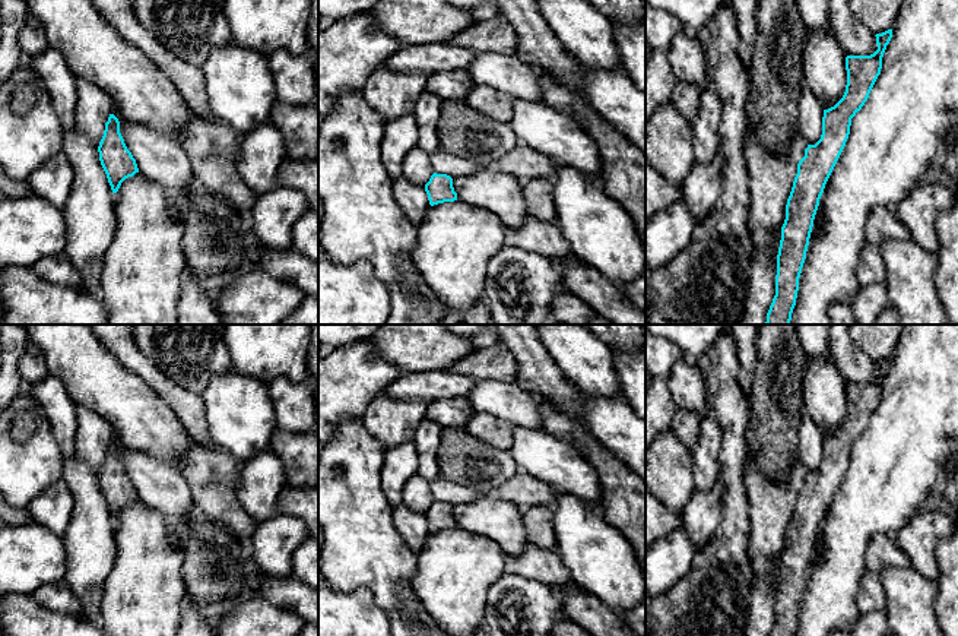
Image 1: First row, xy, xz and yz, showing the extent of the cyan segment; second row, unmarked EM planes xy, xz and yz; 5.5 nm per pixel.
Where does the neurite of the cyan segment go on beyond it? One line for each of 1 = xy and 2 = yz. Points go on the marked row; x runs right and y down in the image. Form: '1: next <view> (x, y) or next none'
1: next none
2: next none

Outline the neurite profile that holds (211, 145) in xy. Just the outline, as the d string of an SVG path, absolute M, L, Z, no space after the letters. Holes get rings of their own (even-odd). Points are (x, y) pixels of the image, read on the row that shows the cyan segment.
M190 111L177 142L193 165L196 181L209 193L226 199L241 215L248 213L256 193L244 183L235 165L240 135L216 117L199 117Z

